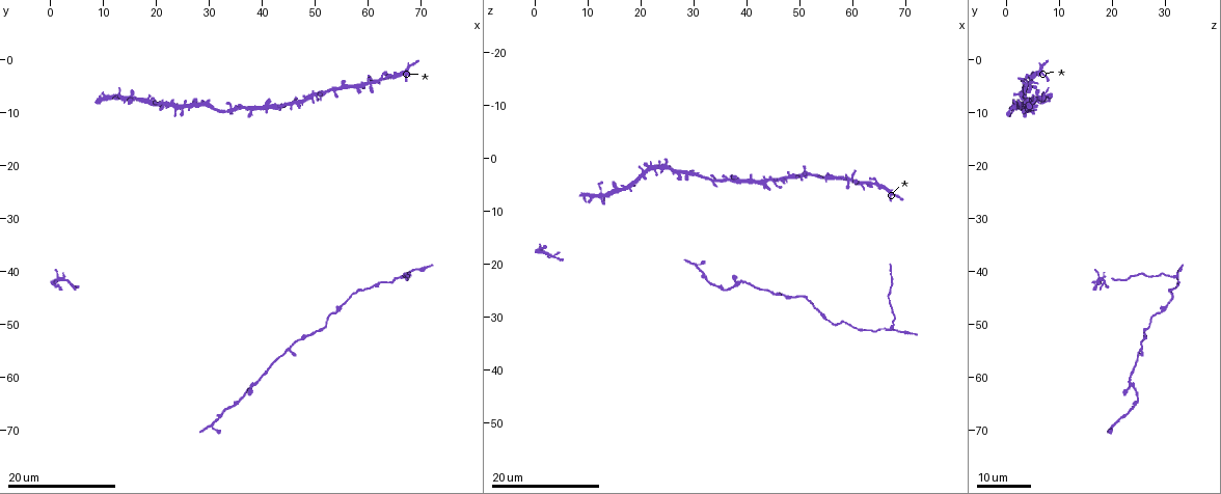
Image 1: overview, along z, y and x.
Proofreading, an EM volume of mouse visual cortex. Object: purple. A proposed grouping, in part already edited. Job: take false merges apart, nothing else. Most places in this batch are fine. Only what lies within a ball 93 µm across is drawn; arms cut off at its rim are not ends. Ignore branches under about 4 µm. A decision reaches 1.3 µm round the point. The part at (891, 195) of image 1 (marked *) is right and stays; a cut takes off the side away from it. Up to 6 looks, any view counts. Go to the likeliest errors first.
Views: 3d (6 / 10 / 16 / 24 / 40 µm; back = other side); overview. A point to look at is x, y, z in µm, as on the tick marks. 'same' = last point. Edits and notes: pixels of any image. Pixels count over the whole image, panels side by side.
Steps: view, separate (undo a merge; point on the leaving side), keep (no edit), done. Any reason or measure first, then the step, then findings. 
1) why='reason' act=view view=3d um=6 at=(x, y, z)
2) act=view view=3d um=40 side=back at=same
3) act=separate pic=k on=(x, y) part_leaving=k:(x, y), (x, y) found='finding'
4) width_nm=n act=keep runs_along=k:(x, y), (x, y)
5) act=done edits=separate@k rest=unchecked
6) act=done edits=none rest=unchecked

why='side arm on a straight run' act=view view=3d um=16 at=(66.5, 40.5, 32.5)

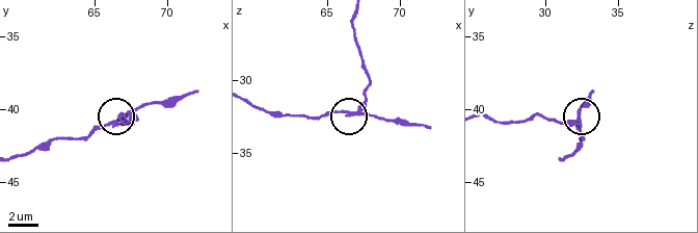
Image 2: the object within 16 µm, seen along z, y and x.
act=view view=3d um=10 at=same

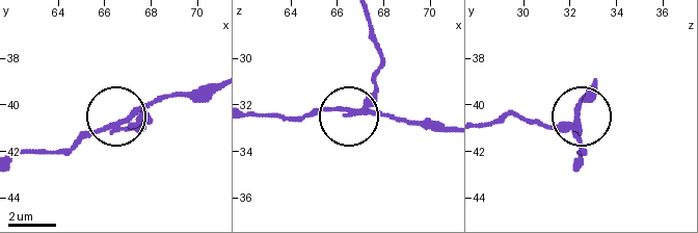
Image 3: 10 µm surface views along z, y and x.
arms=3 act=separate pic=3 on=(145, 125) part_leaving=3:(355, 114), (375, 86), (382, 56), (367, 21) found='two neurons meet here'

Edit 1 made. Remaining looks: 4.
why='side arm on a straight run' act=view view=3d um=16 at=(37.5, 62.0, 24.5)

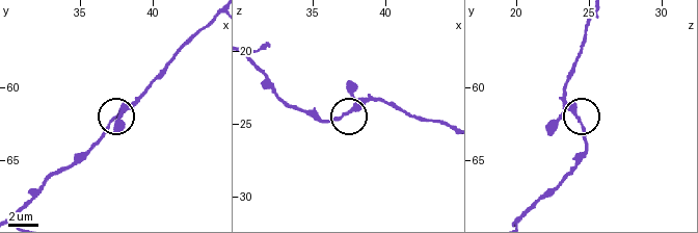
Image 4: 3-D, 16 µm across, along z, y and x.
act=view view=3d um=10 at=(37.6, 62.0, 24.2)

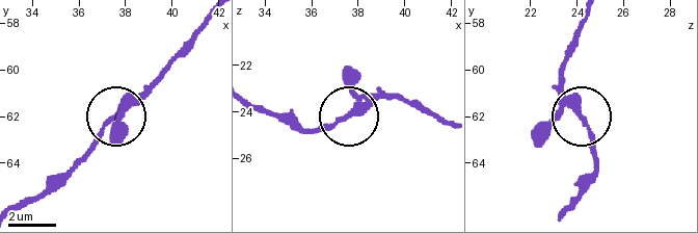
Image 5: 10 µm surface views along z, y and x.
arms=3 act=keep runs_along=5:(446, 123), (400, 99), (376, 95), (341, 121), (313, 129) found='one neuron here'

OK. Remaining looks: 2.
act=done edits=separate@3 rest=unchecked

